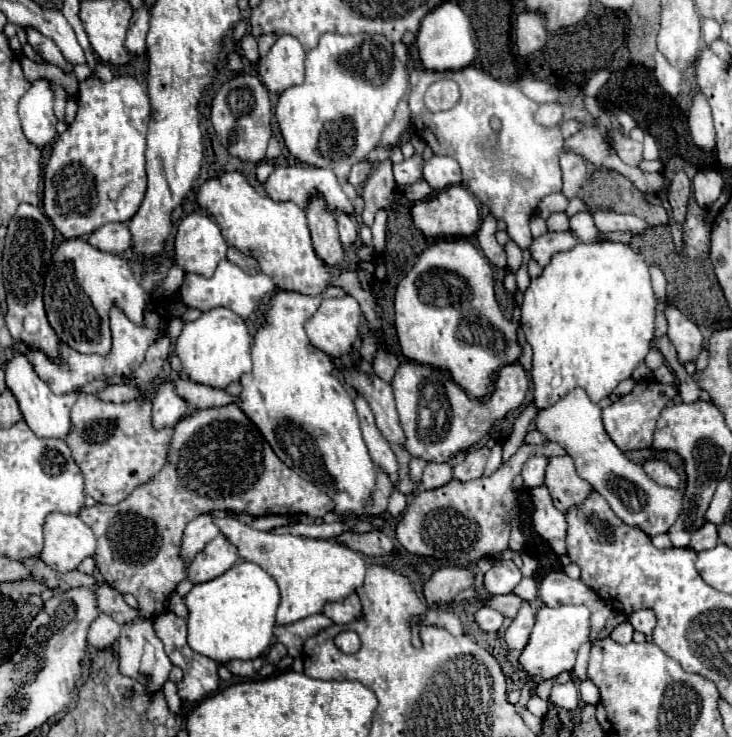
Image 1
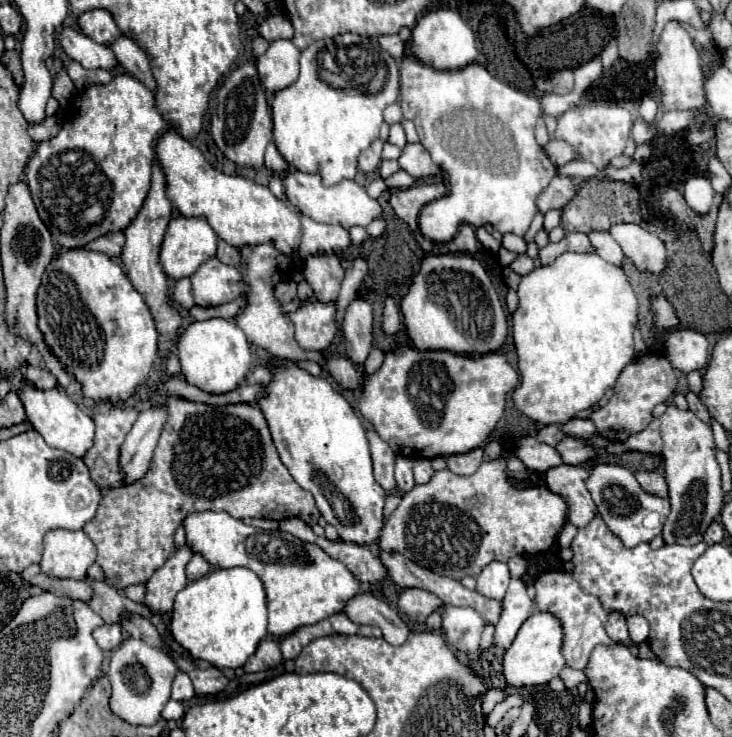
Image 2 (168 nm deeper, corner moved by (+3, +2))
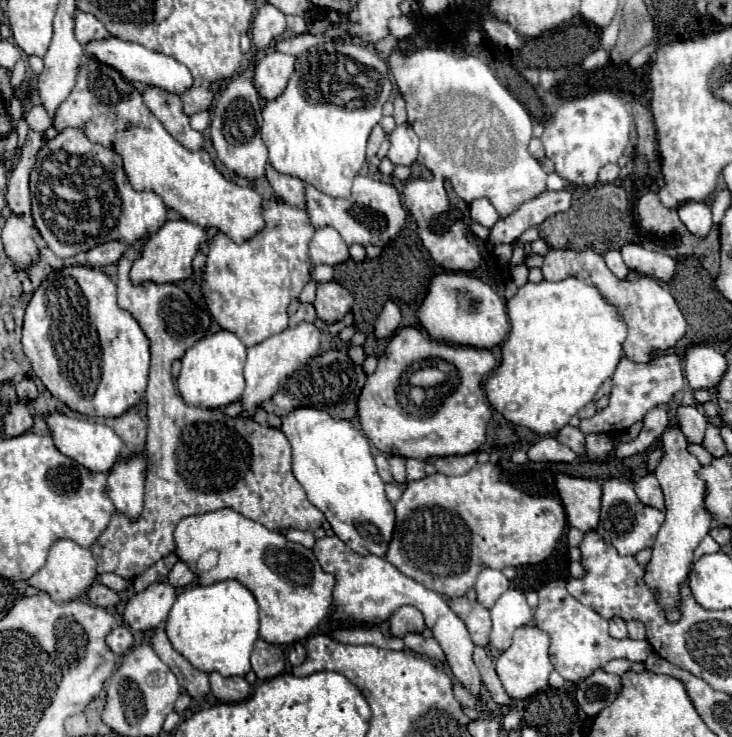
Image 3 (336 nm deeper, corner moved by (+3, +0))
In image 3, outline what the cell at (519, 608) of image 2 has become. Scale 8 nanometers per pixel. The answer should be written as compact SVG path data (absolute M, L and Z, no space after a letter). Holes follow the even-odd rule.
M510 588L498 598L490 614L492 614L490 646L498 650L506 650L512 644L514 630L532 622L534 610L528 606L522 590Z

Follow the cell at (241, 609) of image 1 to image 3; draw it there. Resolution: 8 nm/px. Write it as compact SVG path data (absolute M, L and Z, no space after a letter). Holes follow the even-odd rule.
M222 580L210 586L194 584L182 594L178 594L168 620L166 620L166 634L172 646L198 670L202 672L220 672L222 676L244 676L250 670L250 654L254 648L254 642L258 640L258 628L260 628L260 616L258 616L258 604L254 594L240 584L238 580Z

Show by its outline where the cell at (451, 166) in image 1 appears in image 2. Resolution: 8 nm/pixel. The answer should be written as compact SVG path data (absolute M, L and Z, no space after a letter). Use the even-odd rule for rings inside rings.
M408 142L402 148L402 156L398 158L398 164L402 170L406 170L414 178L424 178L428 174L440 172L440 168L430 160L430 154L426 152L426 148L420 142L416 142L416 144Z

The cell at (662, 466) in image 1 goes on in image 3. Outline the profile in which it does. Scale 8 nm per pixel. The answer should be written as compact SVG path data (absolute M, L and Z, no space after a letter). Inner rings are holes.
M648 474L648 476L640 478L634 484L634 490L636 490L640 502L664 510L664 494L662 494L662 488L660 488L660 484L658 484L658 480L656 480L654 474Z

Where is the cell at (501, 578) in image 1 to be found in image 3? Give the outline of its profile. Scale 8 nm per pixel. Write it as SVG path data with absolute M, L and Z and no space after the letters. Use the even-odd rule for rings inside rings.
M482 568L482 572L478 574L478 582L476 582L478 602L484 608L492 608L496 604L496 600L508 590L508 586L510 586L510 582L500 570Z

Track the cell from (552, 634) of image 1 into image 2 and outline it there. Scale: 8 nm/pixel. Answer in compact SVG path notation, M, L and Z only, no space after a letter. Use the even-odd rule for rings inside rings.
M534 612L518 630L512 646L504 654L502 662L502 674L512 688L522 686L540 686L548 684L554 676L560 674L564 668L564 656L562 656L562 626L560 622L548 614L548 612Z

